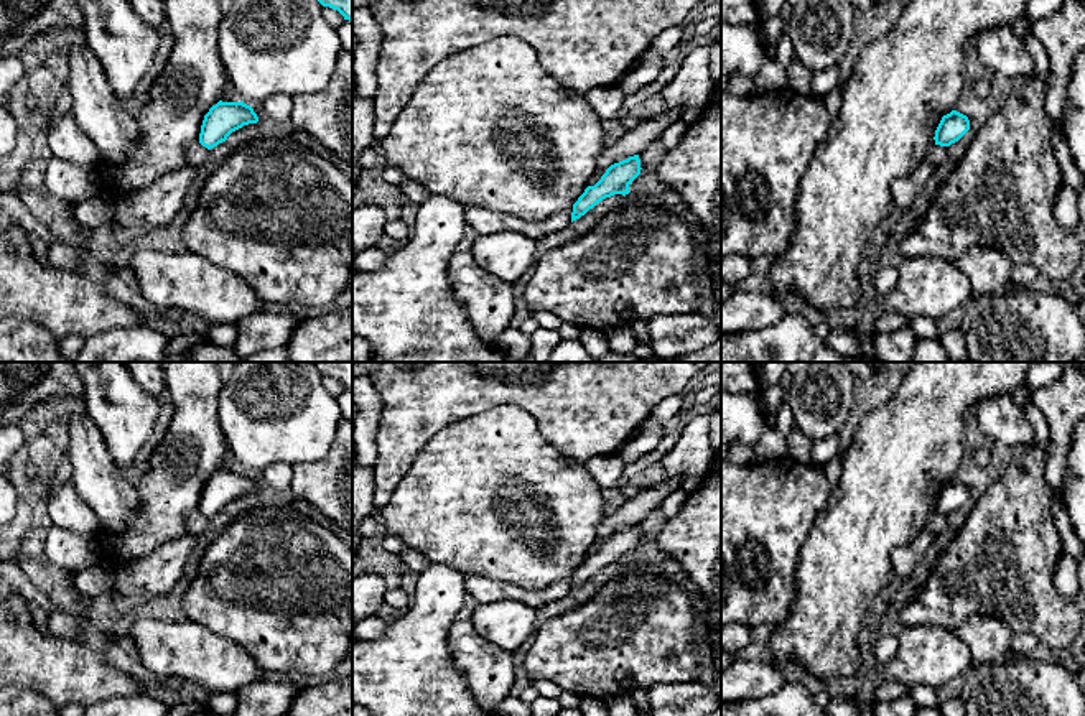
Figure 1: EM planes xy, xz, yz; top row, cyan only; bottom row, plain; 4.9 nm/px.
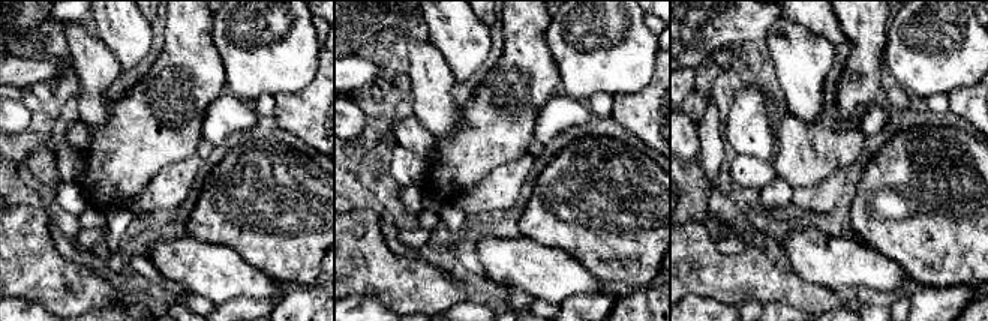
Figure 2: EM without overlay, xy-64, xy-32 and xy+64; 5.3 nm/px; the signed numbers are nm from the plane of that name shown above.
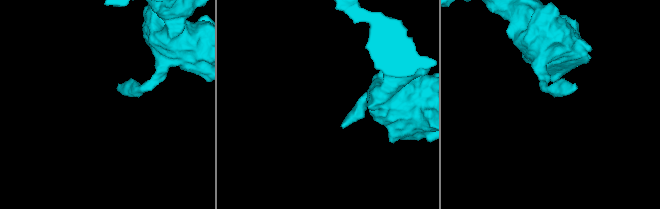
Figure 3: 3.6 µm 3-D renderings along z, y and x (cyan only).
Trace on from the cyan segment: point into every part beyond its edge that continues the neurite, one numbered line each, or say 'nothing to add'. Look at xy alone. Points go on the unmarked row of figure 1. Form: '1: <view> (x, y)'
nothing to add

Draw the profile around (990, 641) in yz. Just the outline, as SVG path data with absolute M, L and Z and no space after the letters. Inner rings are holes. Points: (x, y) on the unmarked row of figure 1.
M971 616L957 634L971 653L971 668L1001 663L1013 653L1013 630L999 619Z

